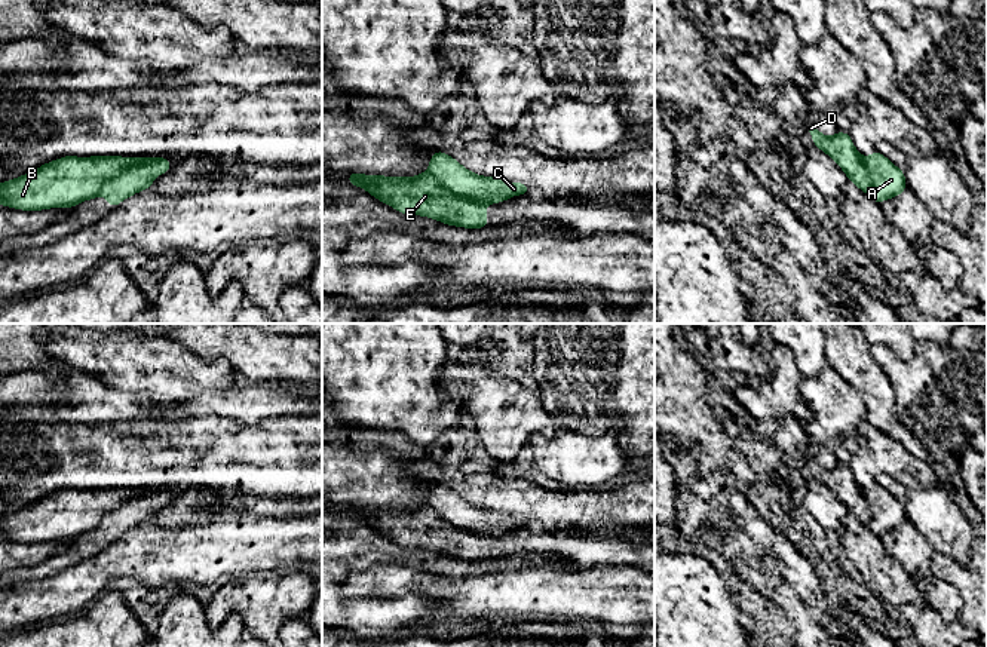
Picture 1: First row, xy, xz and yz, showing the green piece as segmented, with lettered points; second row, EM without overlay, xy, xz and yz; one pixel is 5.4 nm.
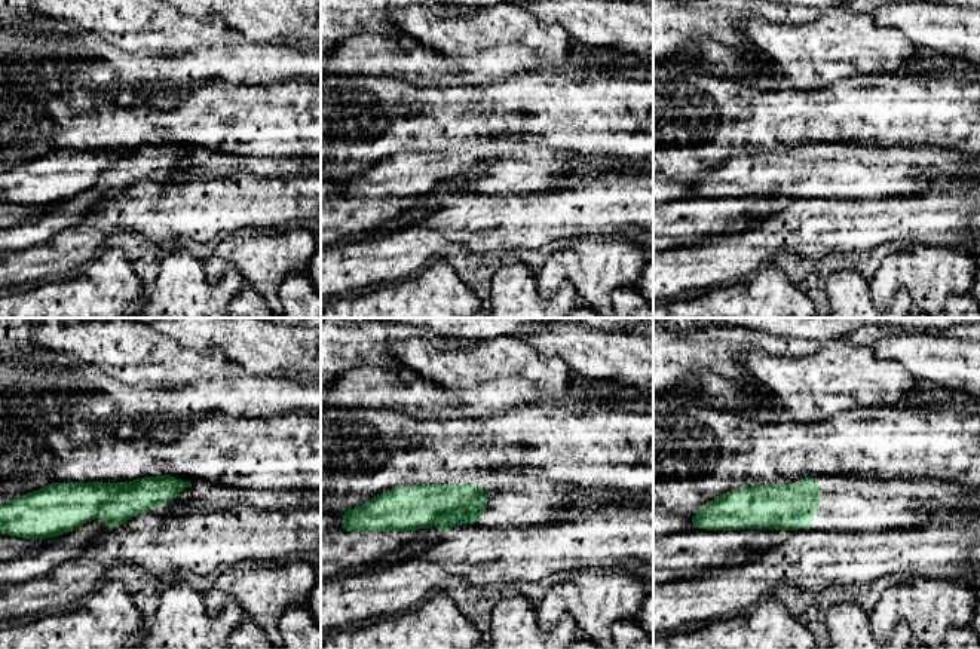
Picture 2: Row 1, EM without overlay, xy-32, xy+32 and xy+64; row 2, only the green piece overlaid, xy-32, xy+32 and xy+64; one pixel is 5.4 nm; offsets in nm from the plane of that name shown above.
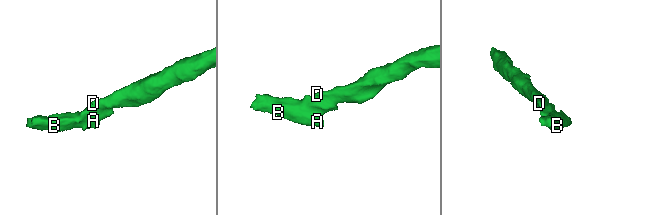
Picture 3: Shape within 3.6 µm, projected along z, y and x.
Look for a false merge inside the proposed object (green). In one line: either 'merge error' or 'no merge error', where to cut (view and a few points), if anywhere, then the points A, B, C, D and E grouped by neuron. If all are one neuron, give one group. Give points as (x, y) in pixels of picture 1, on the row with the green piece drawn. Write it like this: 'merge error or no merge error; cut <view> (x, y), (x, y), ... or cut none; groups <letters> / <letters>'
merge error; cut xz (428, 171), (451, 193), (484, 205); groups A B E / C D

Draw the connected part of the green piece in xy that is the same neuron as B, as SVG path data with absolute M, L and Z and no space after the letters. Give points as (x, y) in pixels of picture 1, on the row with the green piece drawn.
M65 156L19 178L0 183L0 205L24 211L73 208L88 199L98 199L107 181L145 159Z

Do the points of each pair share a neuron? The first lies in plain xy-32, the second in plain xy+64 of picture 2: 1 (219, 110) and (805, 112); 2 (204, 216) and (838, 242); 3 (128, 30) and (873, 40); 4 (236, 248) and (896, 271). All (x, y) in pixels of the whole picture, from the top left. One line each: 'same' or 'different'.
1: same
2: same
3: same
4: same

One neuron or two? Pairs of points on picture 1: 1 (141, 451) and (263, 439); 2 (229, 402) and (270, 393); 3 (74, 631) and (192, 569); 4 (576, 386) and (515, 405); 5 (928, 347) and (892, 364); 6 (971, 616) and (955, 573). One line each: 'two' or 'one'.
1: one
2: one
3: two
4: two
5: one
6: one

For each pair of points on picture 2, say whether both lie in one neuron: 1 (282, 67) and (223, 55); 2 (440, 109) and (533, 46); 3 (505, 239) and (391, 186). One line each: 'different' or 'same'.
1: same
2: different
3: different

